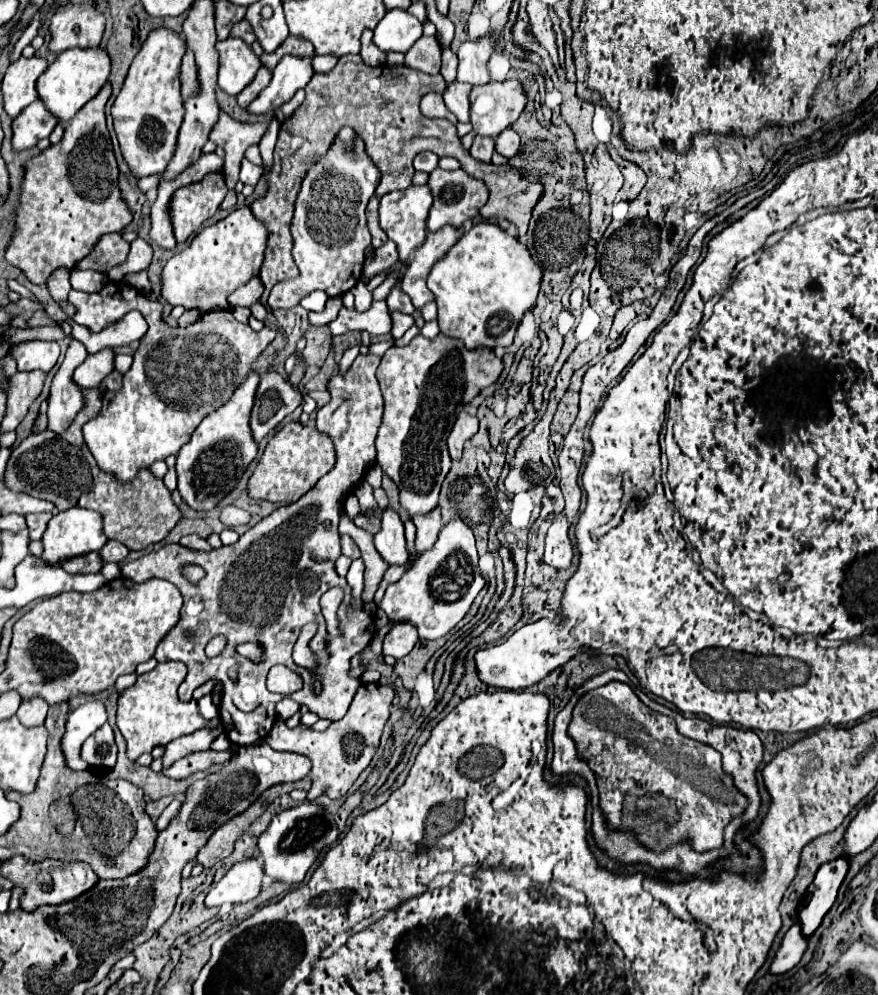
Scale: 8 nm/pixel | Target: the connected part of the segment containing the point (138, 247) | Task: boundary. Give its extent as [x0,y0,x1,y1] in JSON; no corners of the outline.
[112,237,152,281]

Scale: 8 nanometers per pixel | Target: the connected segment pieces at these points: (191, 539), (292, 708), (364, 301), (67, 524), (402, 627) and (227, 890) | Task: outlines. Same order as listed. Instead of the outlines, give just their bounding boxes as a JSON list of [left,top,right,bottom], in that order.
[[180,534,212,551],[276,697,300,721],[352,281,372,311],[42,507,106,565],[382,623,418,659],[206,857,264,907]]

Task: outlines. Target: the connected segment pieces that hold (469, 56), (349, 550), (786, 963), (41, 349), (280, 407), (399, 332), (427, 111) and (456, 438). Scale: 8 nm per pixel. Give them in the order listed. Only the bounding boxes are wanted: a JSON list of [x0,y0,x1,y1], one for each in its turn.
[[458,33,500,85],[341,535,361,560],[768,923,808,975],[14,341,60,371],[252,371,302,441],[390,311,414,339],[420,93,458,123],[448,411,478,459]]

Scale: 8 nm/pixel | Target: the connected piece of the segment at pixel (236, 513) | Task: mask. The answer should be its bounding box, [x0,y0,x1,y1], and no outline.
[220,507,250,528]

